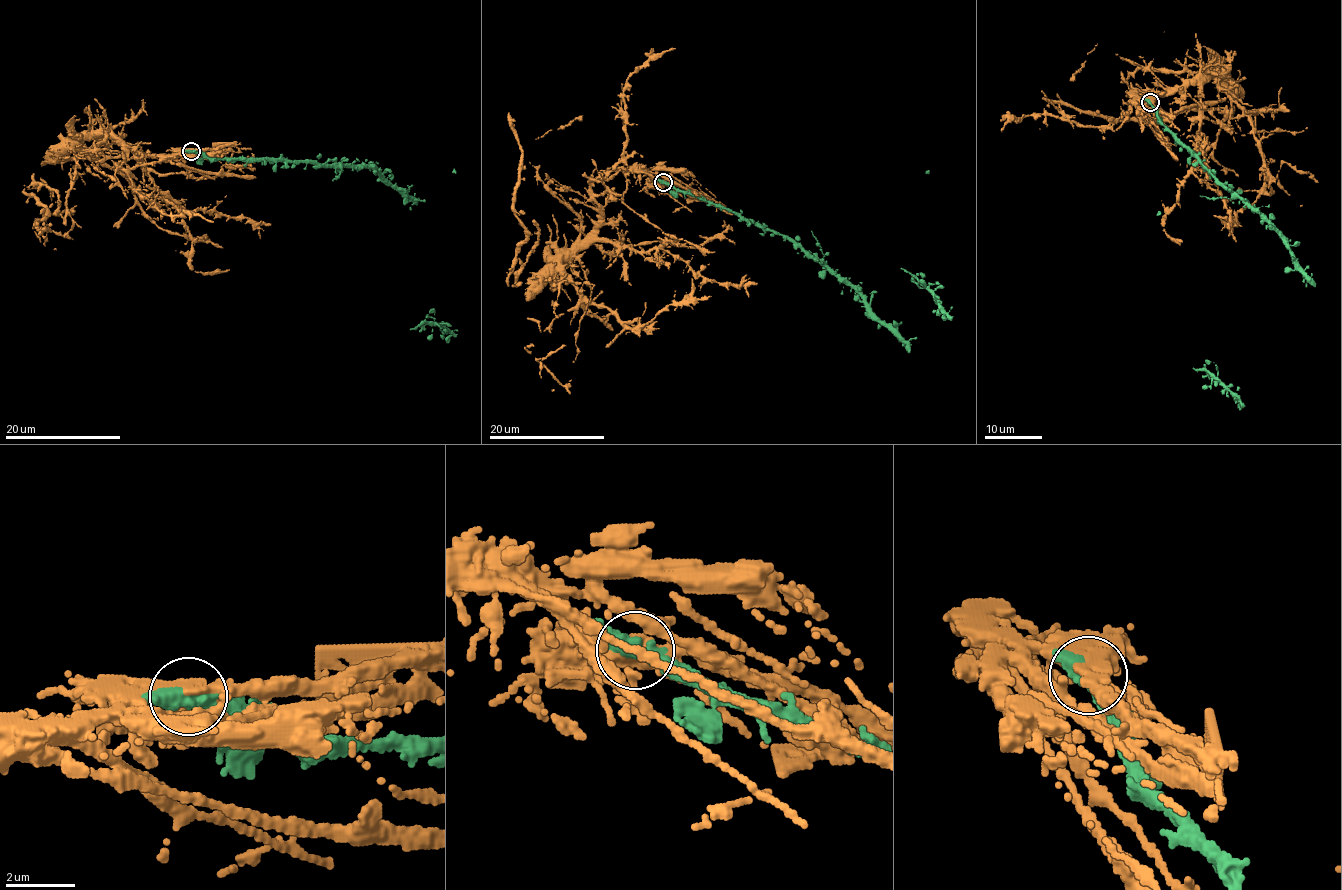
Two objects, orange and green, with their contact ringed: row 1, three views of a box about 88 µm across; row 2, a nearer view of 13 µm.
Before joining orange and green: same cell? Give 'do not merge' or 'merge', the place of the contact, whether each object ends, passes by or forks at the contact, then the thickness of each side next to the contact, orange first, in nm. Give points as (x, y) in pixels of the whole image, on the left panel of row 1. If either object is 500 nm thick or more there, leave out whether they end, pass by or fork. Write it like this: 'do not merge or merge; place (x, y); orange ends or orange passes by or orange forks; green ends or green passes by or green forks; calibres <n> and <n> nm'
do not merge; place (191, 151); orange passes by; green passes by; calibres 440 and 440 nm

